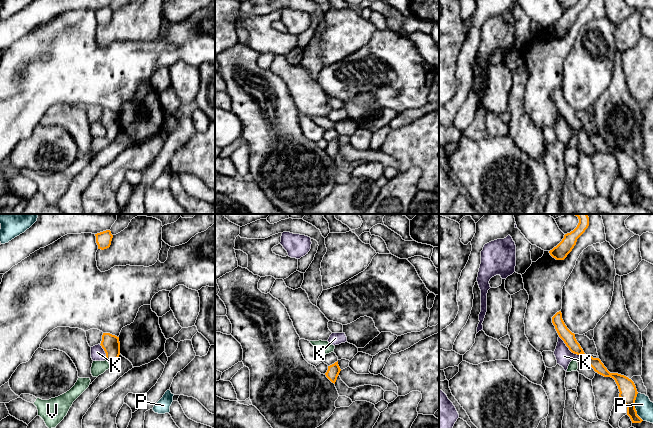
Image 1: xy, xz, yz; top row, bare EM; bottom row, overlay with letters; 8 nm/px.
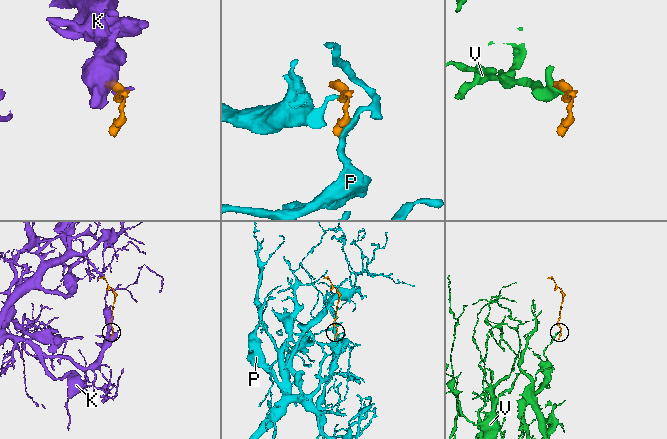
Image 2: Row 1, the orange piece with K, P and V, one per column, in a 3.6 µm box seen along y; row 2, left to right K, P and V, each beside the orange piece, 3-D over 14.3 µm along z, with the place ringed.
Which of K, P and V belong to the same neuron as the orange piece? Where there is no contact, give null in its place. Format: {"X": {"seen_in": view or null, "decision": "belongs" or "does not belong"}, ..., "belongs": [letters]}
{"K": {"seen_in": "yz", "decision": "does not belong"}, "P": {"seen_in": "yz", "decision": "does not belong"}, "V": {"seen_in": "xy", "decision": "belongs"}, "belongs": ["V"]}

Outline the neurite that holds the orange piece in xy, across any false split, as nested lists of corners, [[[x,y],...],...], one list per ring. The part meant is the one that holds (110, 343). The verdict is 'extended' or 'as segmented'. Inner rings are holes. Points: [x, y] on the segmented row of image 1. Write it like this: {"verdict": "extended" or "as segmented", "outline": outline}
{"verdict": "extended", "outline": [[[103,333],[101,344],[106,353],[105,361],[93,361],[91,374],[93,377],[98,377],[108,370],[120,355],[119,337],[110,333]]]}

